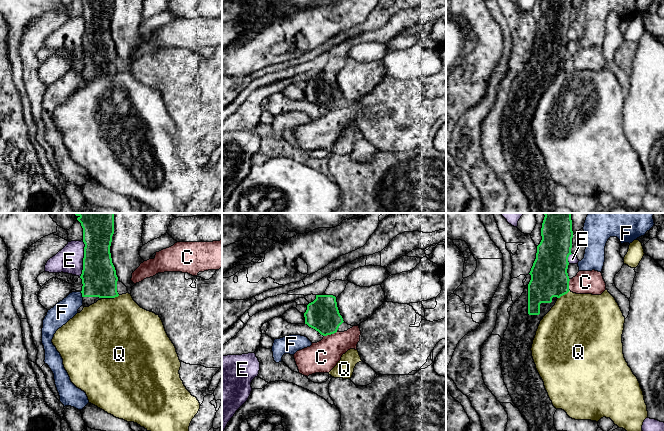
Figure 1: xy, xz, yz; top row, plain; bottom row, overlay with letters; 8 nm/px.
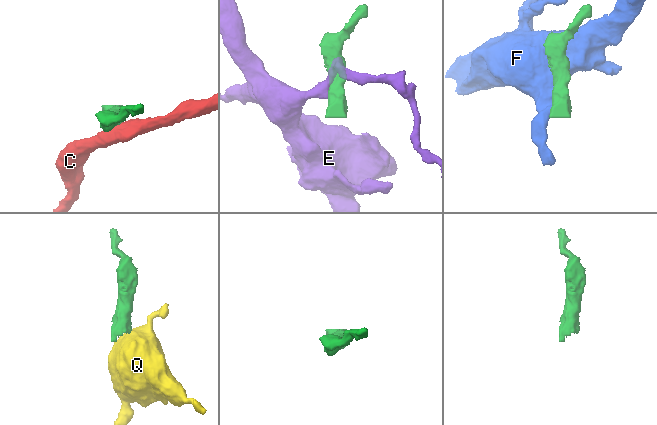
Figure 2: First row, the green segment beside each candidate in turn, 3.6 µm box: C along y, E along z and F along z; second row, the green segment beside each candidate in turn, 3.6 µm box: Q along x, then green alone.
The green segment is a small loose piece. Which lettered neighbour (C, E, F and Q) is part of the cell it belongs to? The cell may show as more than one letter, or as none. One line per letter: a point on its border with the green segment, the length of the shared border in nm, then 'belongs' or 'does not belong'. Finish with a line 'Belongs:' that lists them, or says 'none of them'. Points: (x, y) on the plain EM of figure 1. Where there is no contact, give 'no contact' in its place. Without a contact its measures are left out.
C: meets green in xz at (330, 110); contact 110 nm long; does not belong
E: meets green in xy at (83, 34); contact 300 nm long; does not belong
F: meets green in xy at (82, 71); contact 50 nm long; does not belong
Q: meets green in yz at (563, 70); contact 120 nm long; does not belong
Belongs: none of them

